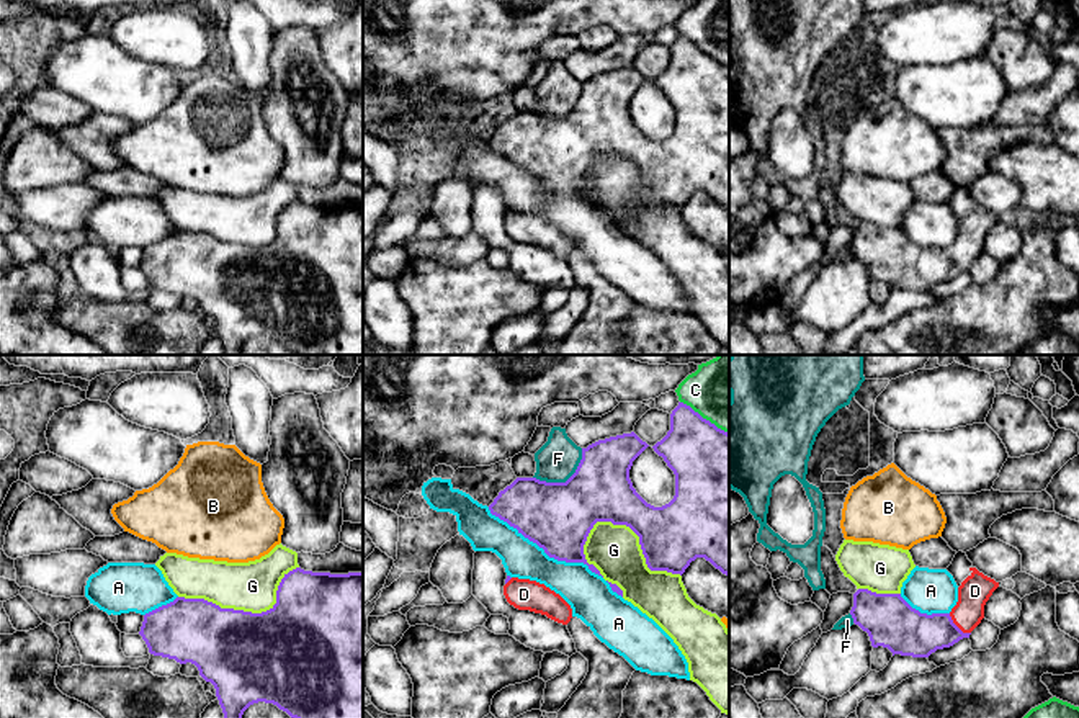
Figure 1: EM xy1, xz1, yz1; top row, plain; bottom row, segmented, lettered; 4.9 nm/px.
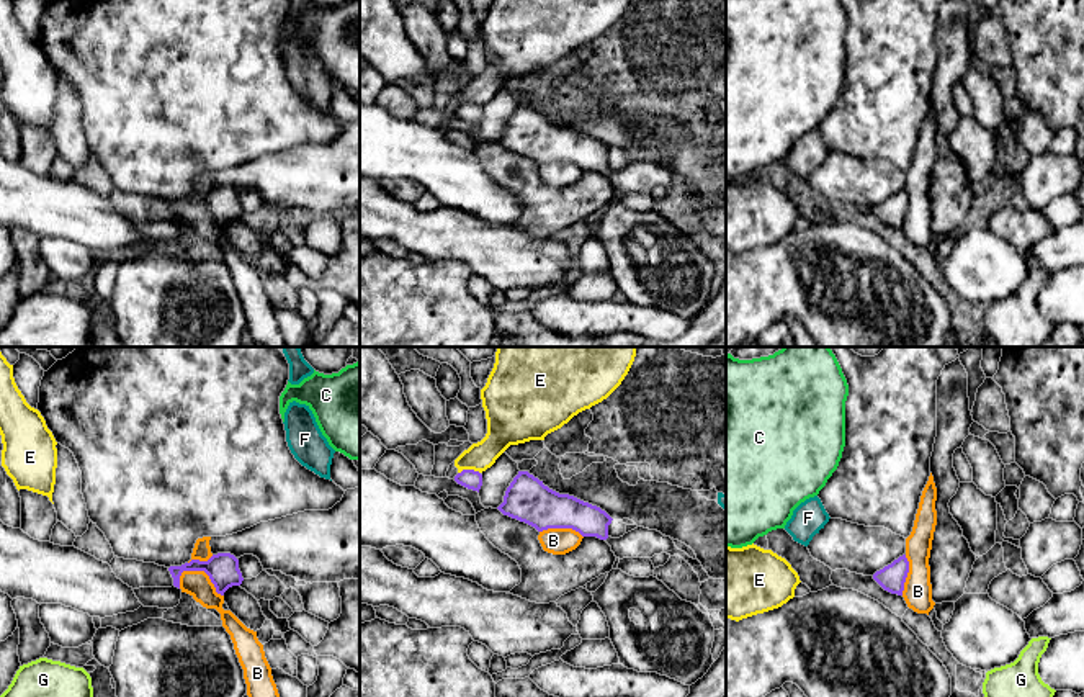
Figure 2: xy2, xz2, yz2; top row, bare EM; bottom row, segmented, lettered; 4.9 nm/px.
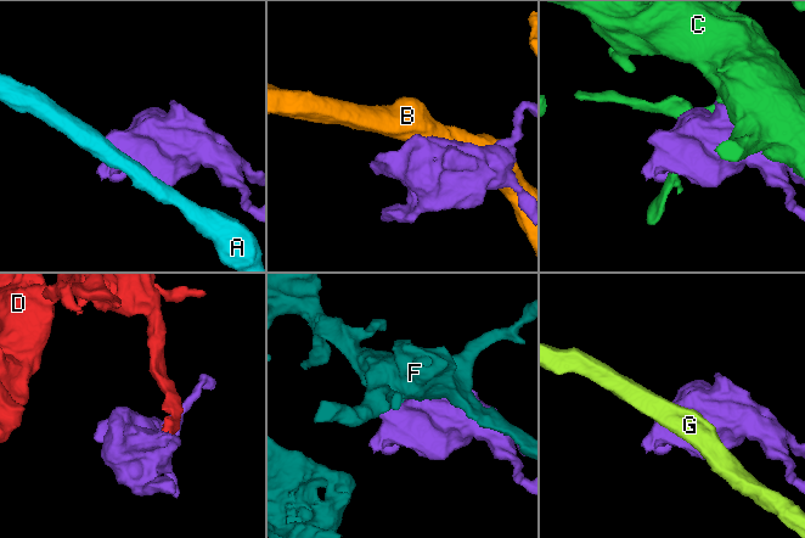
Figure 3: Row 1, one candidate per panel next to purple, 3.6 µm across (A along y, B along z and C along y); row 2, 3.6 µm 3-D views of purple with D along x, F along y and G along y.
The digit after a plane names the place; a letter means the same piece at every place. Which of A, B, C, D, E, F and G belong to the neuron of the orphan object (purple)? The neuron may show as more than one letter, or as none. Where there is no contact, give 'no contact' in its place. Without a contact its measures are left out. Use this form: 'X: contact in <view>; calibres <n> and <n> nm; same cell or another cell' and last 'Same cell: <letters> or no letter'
A: contact in xz1; calibres 340 and 200 nm; another cell
B: contact in xy2; calibres 160 and 130 nm; another cell
C: contact in xz1; calibres 380 and 300 nm; another cell
D: contact in yz1; calibres 240 and 160 nm; same cell
E: contact in xz2; calibres 100 and 150 nm; another cell
F: contact in xz1; calibres 340 and 200 nm; another cell
G: contact in xz1; calibres 320 and 240 nm; another cell
Same cell: D

